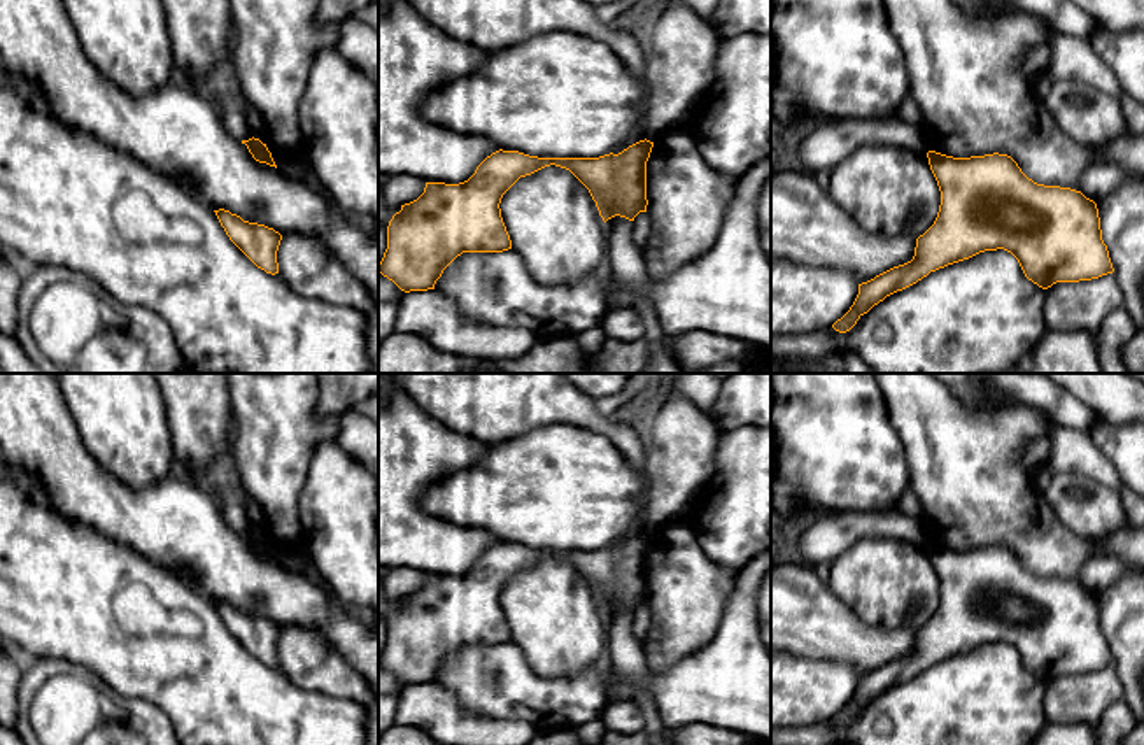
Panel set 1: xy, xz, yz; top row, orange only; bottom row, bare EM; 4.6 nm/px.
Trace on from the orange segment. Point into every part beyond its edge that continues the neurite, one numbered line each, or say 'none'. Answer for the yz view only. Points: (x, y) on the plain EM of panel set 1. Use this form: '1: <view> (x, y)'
none

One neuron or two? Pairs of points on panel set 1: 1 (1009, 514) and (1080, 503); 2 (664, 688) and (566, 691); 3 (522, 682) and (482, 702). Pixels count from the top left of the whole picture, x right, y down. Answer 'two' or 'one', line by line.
1: two
2: two
3: one

